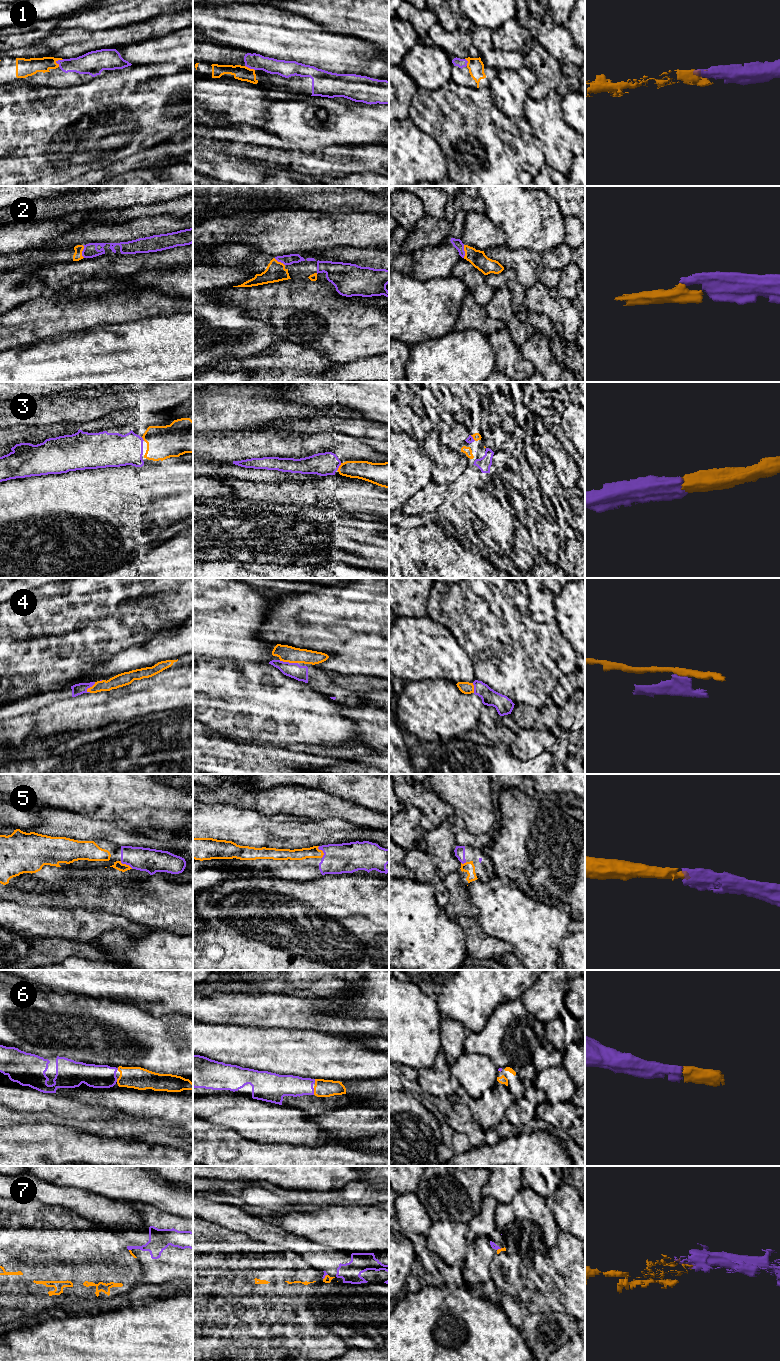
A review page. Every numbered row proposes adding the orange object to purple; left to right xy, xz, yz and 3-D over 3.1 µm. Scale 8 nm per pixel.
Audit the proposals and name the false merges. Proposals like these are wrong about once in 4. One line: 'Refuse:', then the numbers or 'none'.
Refuse: 7

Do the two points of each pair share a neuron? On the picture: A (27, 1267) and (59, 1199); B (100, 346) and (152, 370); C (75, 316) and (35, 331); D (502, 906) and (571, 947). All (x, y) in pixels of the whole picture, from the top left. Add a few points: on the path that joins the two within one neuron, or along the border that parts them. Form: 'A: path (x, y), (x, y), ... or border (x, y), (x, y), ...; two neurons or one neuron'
A: border (40, 1201), (45, 1205); two neurons
B: path (113, 359), (124, 370), (139, 370); one neuron
C: path (65, 316), (49, 317), (45, 321); one neuron
D: border (567, 933), (559, 943), (557, 959); two neurons

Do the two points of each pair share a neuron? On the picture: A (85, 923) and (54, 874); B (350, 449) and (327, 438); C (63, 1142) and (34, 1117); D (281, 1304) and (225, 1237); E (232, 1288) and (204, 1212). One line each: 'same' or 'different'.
A: different
B: same
C: different
D: same
E: different

